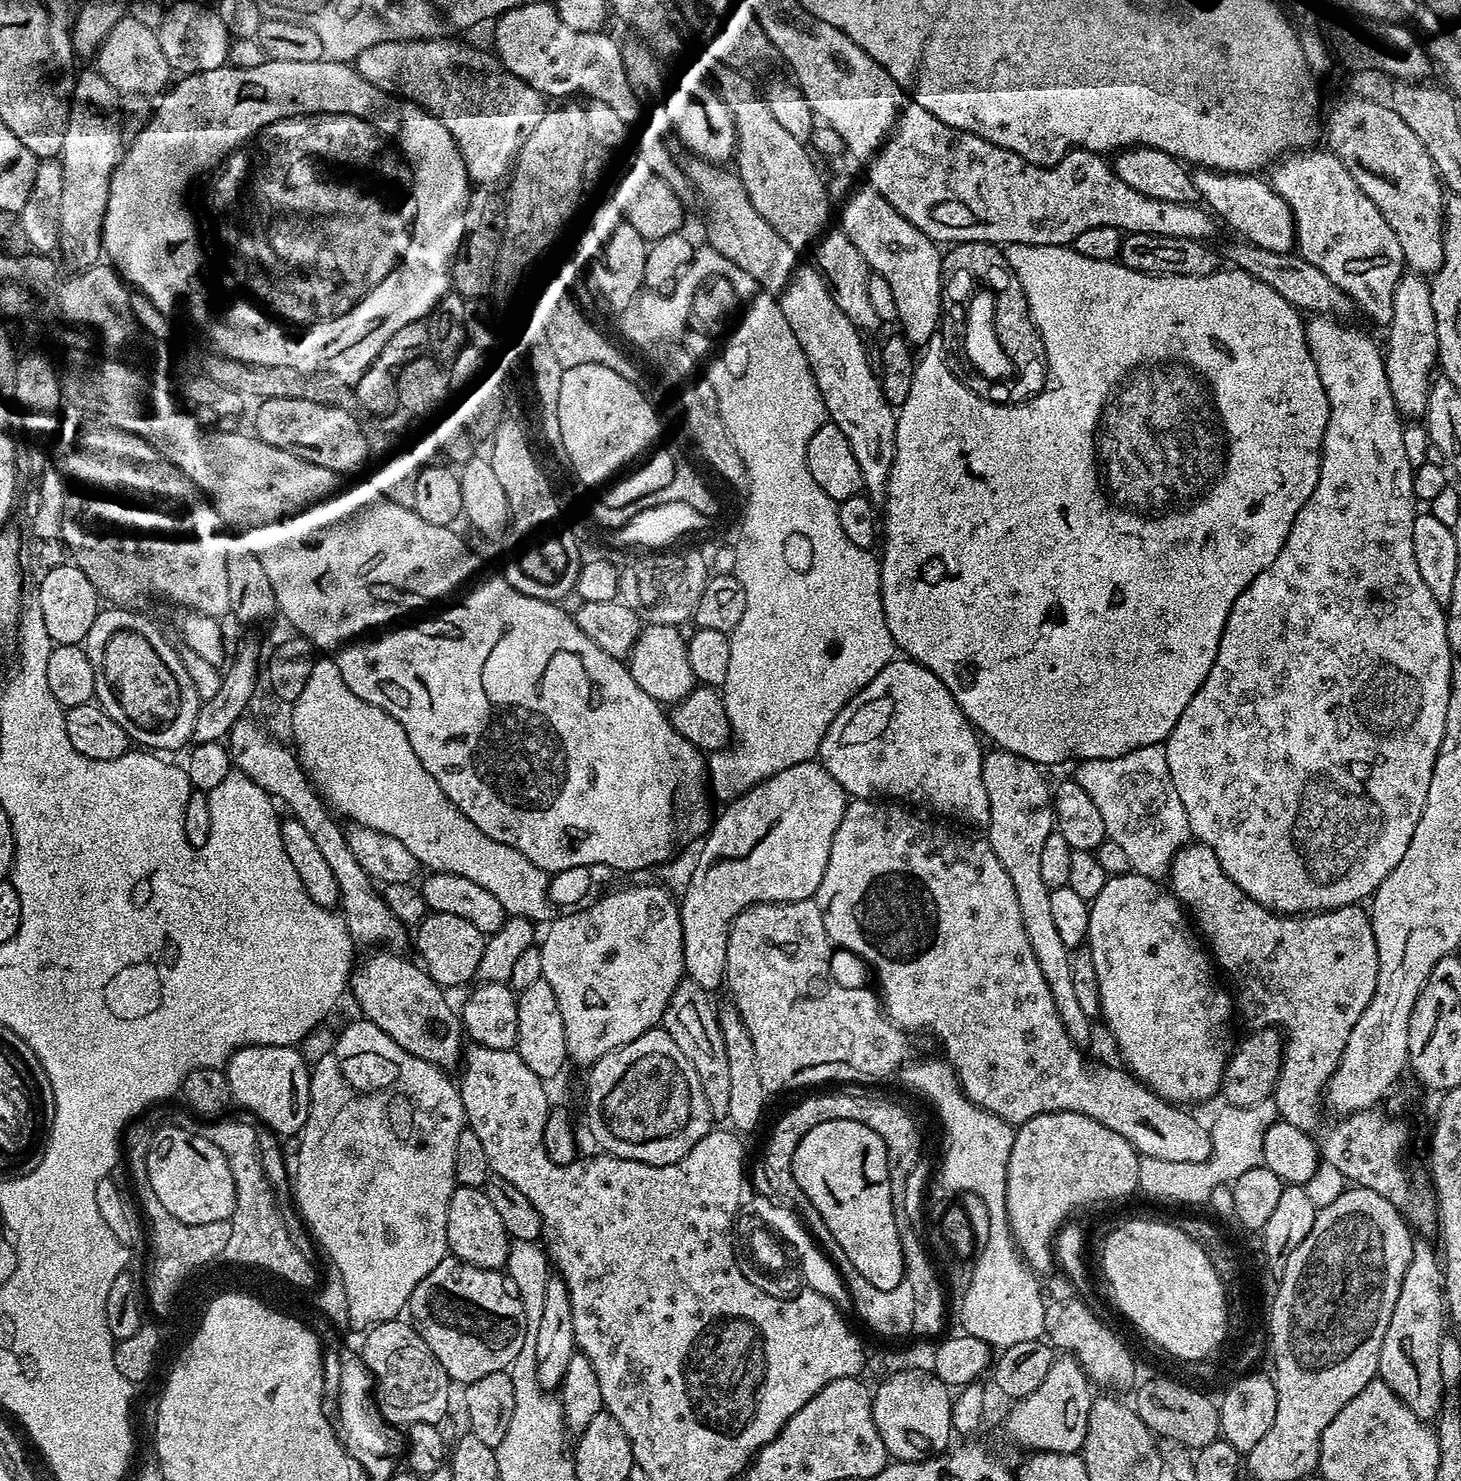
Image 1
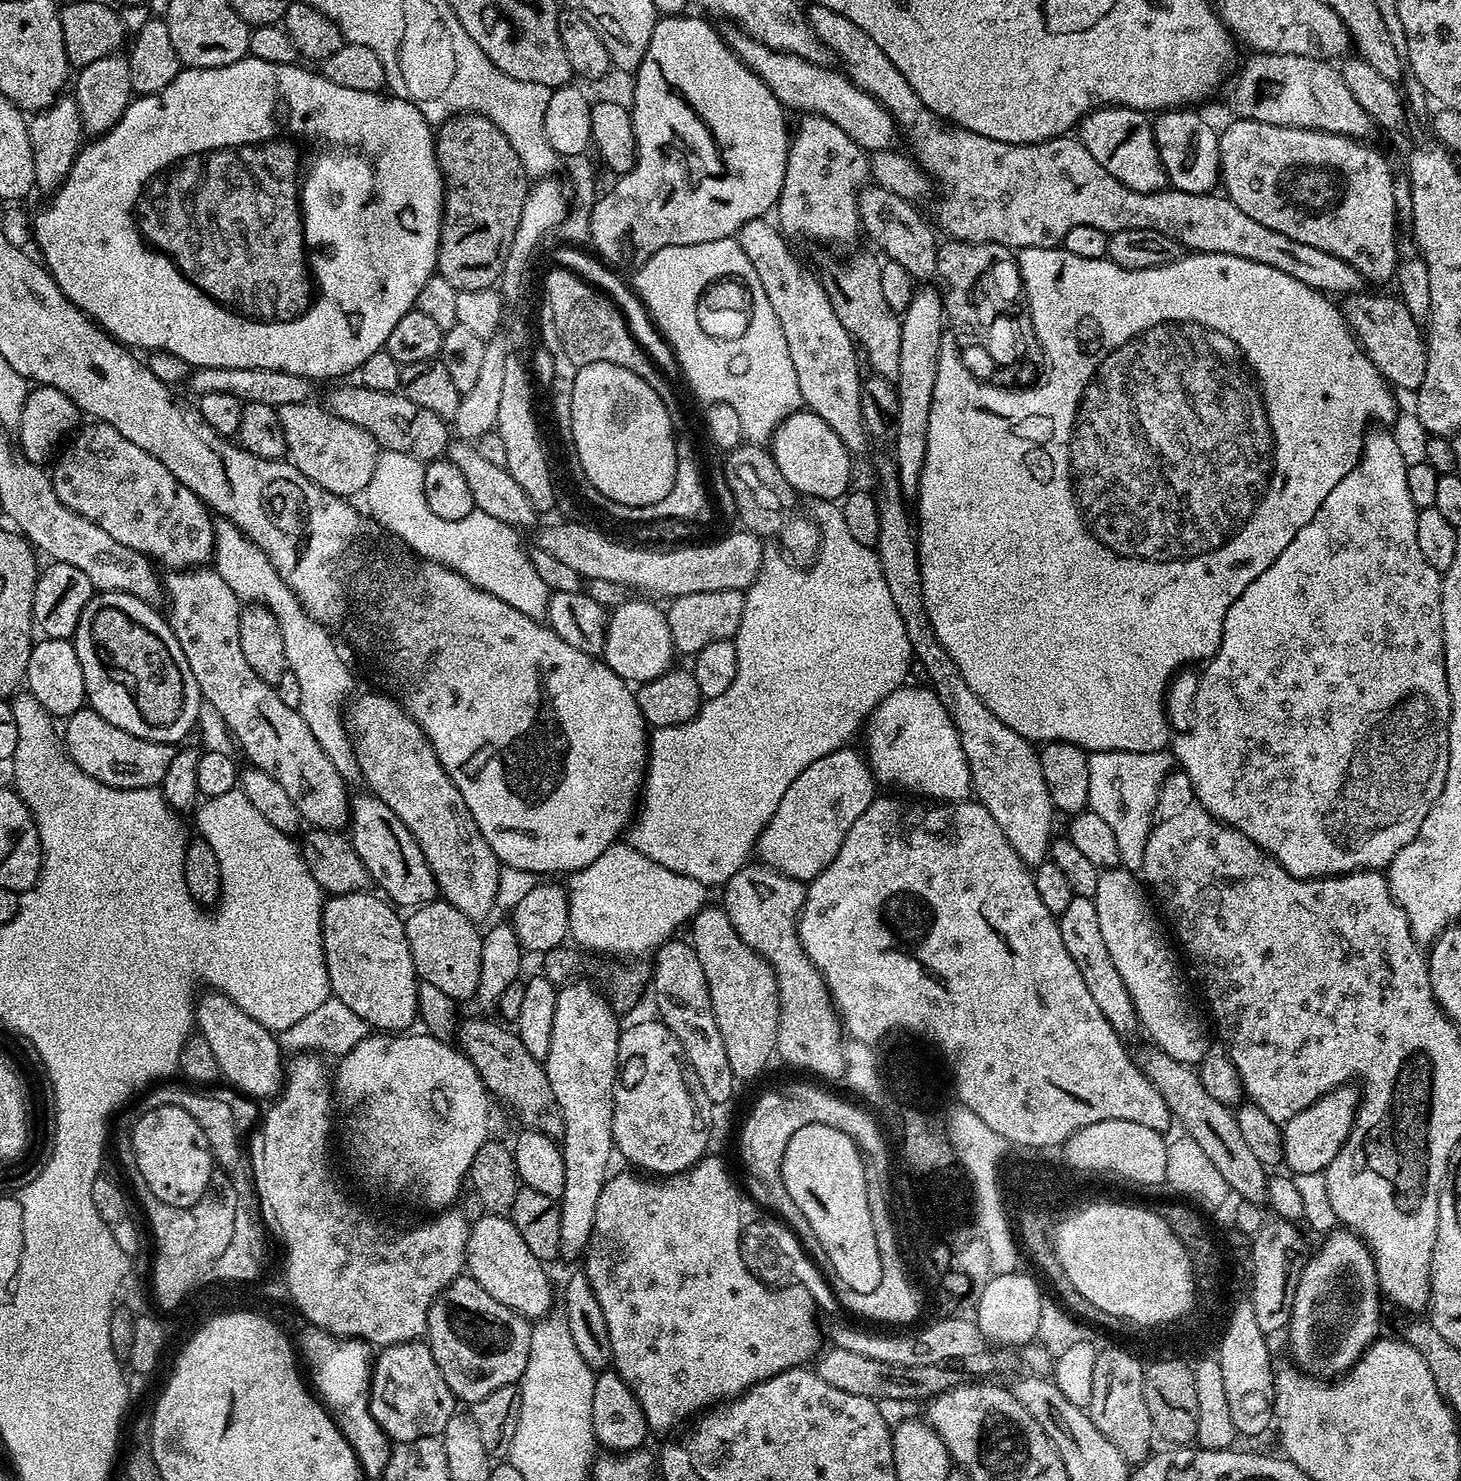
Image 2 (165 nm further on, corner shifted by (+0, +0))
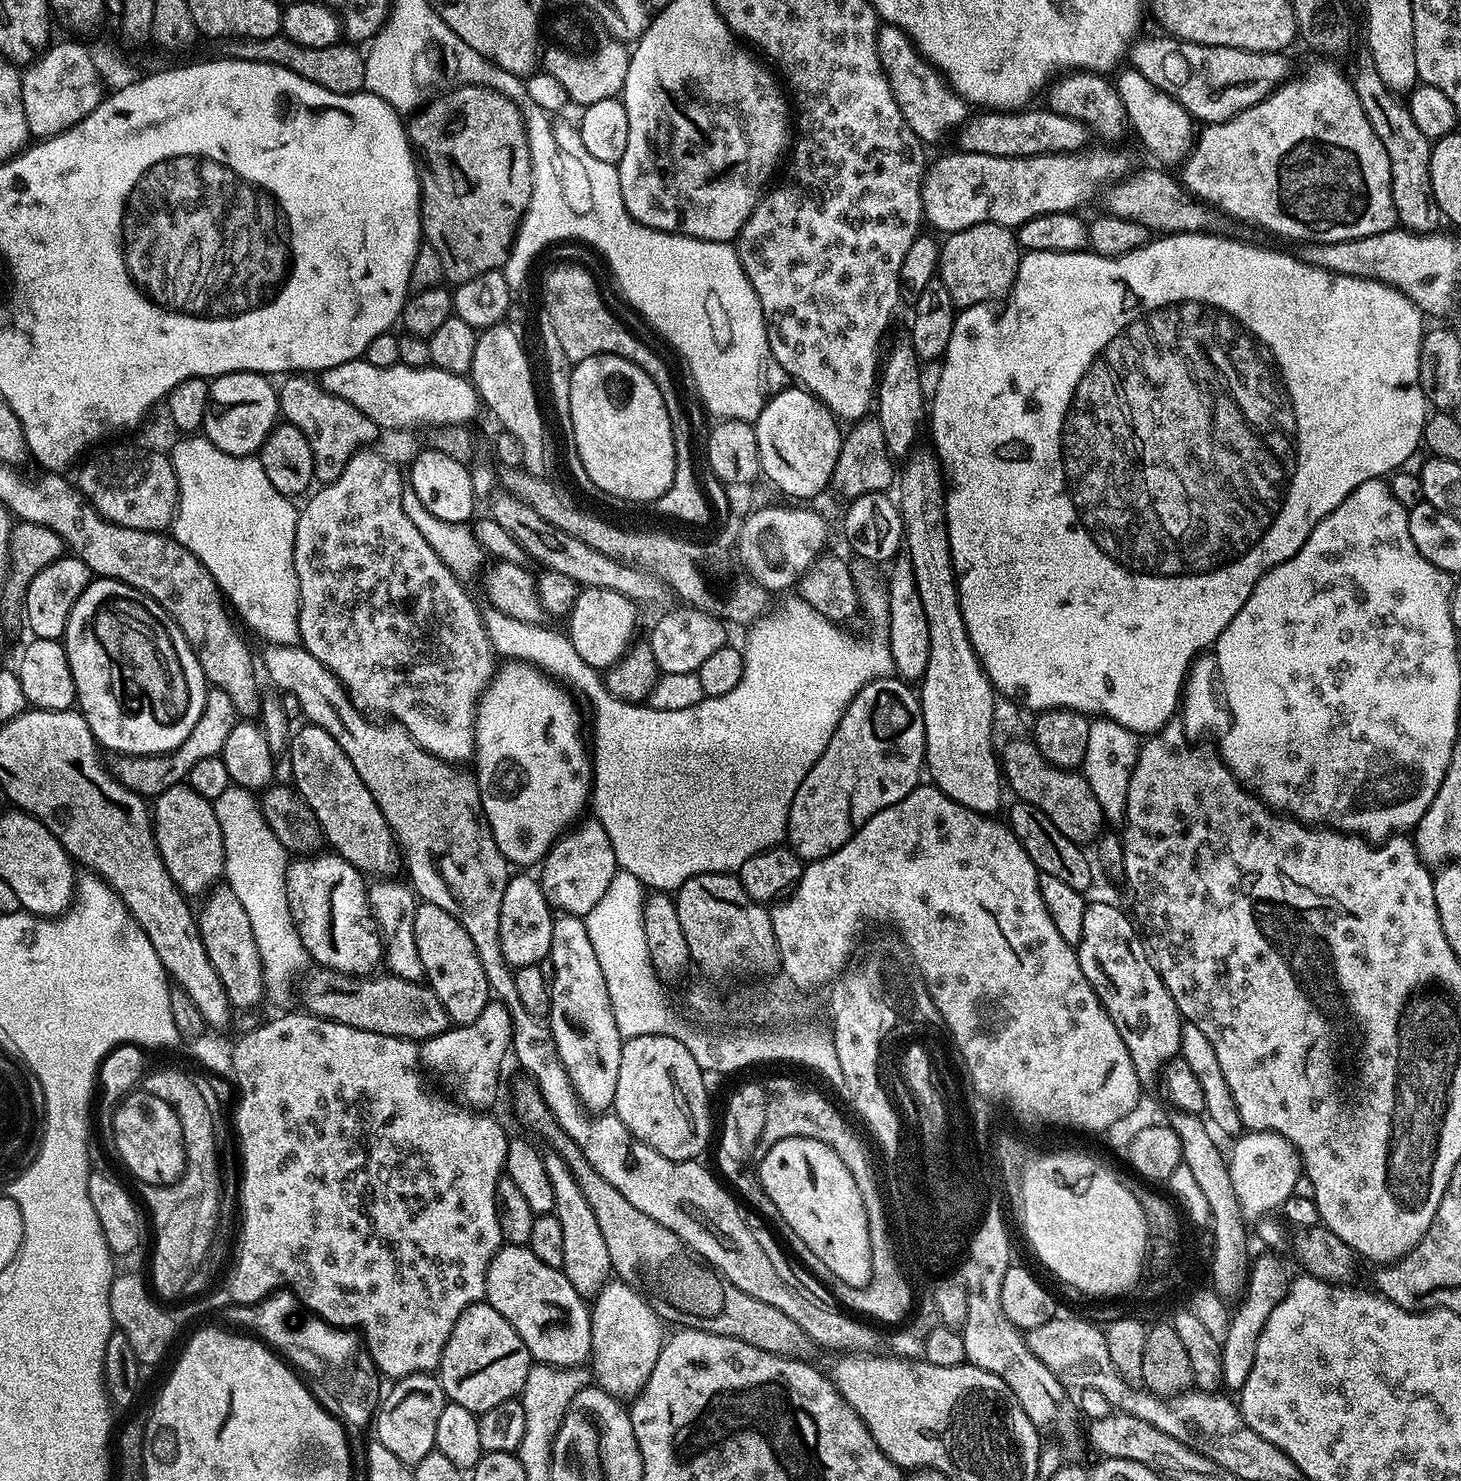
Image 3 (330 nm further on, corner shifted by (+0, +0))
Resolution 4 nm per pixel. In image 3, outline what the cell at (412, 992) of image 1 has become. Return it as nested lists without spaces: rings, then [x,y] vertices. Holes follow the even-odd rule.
[[[324,851],[301,855],[288,865],[288,901],[302,944],[323,969],[375,973],[384,959],[384,942],[368,901],[365,873],[340,855]]]

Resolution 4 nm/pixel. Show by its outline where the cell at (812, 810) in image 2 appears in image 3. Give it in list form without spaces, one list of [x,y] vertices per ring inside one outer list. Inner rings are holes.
[[[899,678],[875,680],[862,690],[850,702],[850,706],[842,714],[838,726],[834,730],[834,738],[830,738],[830,746],[814,762],[810,774],[802,778],[802,786],[798,786],[798,794],[794,794],[794,802],[790,805],[788,815],[787,843],[801,861],[821,860],[834,850],[846,846],[857,830],[878,810],[886,810],[886,806],[894,806],[894,802],[902,802],[906,794],[910,794],[922,783],[922,773],[926,768],[924,759],[924,743],[926,730],[922,722],[920,697],[912,692],[907,683]]]

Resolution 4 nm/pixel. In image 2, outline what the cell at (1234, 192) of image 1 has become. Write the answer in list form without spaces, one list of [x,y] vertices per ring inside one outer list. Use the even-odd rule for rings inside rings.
[[[1188,106],[1165,110],[1155,117],[1152,129],[1158,146],[1158,158],[1162,158],[1169,185],[1186,194],[1209,194],[1220,179],[1220,137],[1217,129],[1212,129],[1198,113],[1192,111],[1196,110]]]

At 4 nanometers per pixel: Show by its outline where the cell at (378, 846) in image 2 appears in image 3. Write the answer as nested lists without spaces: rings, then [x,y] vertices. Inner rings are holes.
[[[308,722],[291,733],[290,743],[286,753],[286,759],[292,763],[292,780],[297,792],[303,800],[314,810],[314,814],[320,823],[320,831],[325,837],[329,847],[344,860],[350,861],[351,864],[360,871],[370,873],[378,872],[377,875],[386,876],[395,872],[396,866],[400,864],[400,851],[392,835],[392,828],[386,822],[382,810],[378,810],[378,802],[374,802],[374,794],[366,790],[366,782],[358,778],[358,770],[354,770],[354,762],[346,758],[342,746],[330,738],[326,730],[322,730],[314,723]]]

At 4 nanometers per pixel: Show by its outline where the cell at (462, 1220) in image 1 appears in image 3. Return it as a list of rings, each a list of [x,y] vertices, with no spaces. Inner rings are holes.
[[[505,1243],[494,1254],[486,1274],[486,1303],[494,1306],[510,1326],[526,1342],[526,1350],[537,1364],[552,1364],[555,1368],[578,1368],[589,1363],[592,1354],[592,1314],[585,1297],[570,1286],[563,1271],[546,1266],[523,1244]]]

